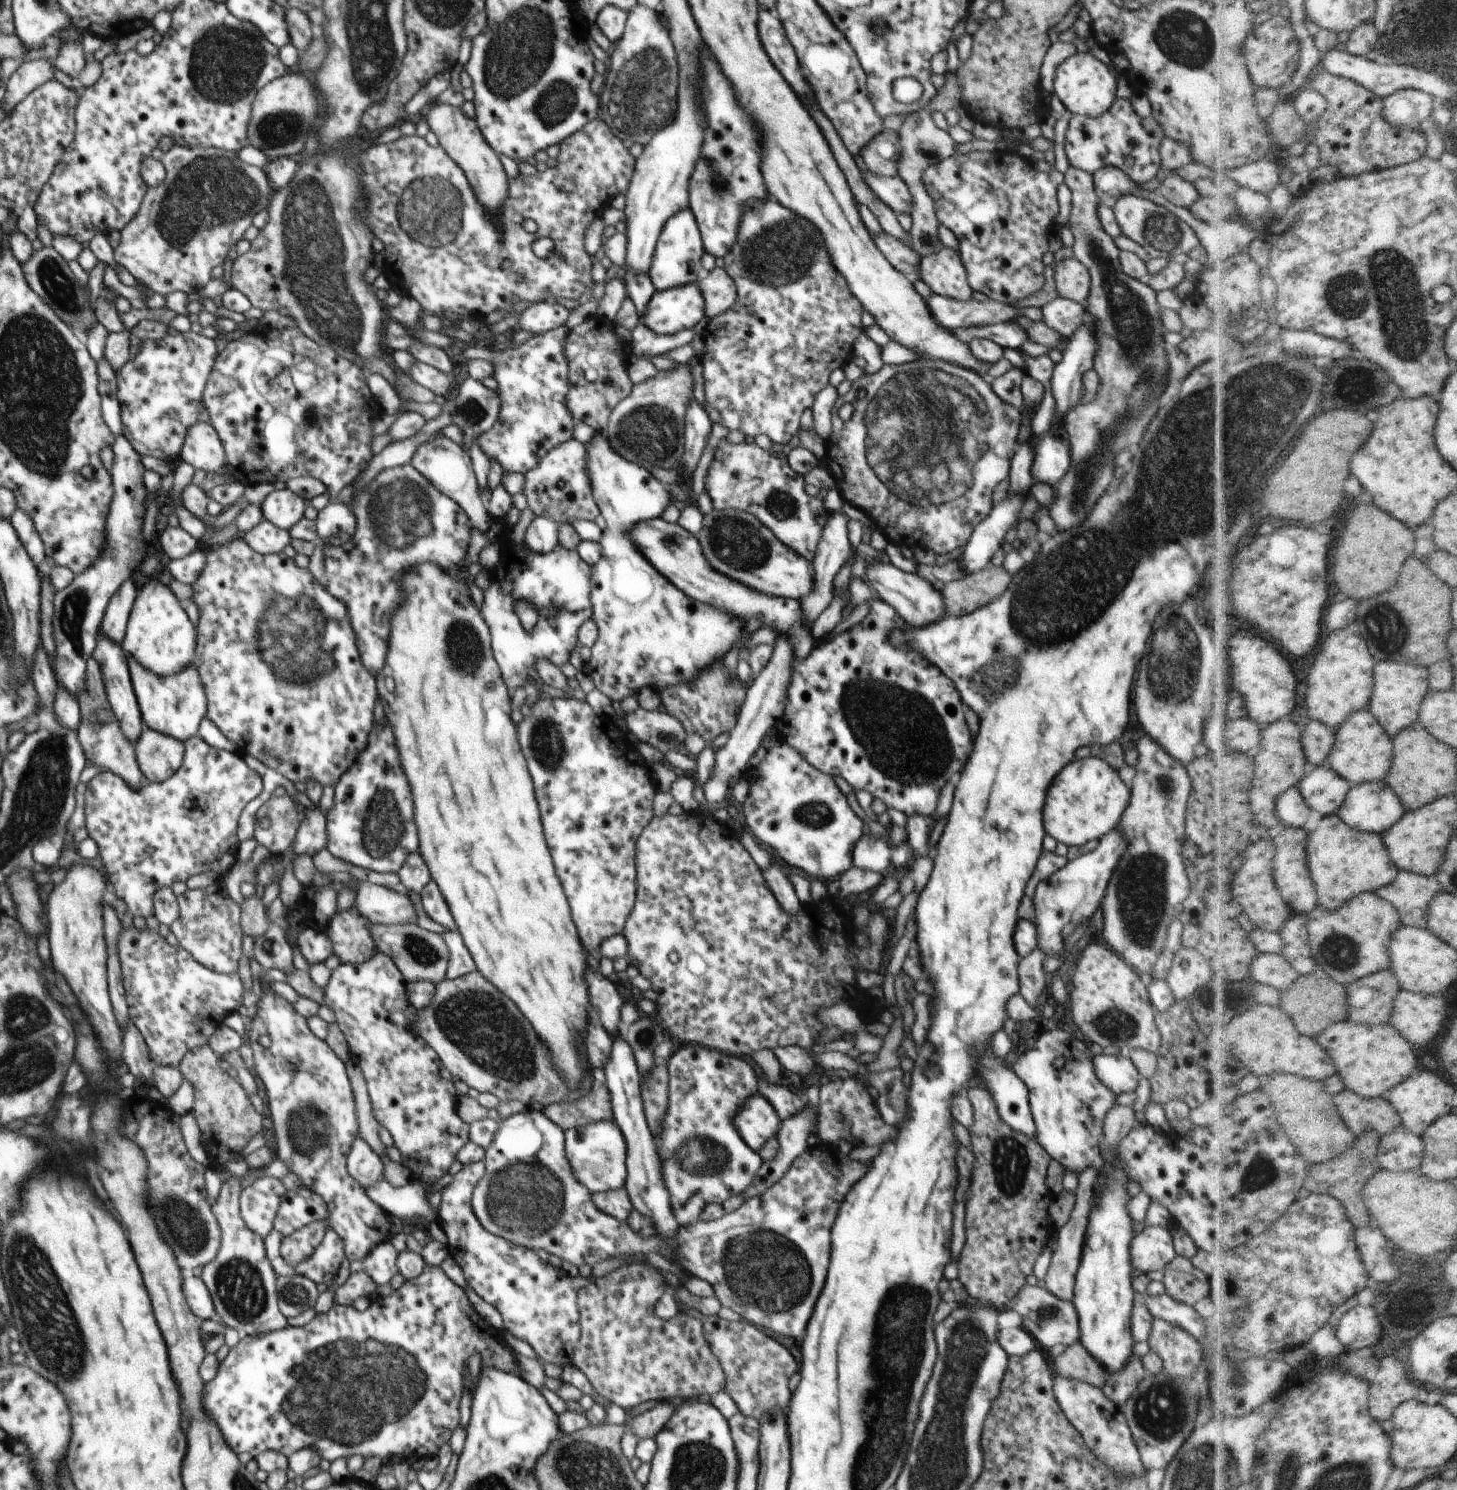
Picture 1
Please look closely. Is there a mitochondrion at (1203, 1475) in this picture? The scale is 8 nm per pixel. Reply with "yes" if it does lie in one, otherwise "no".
yes

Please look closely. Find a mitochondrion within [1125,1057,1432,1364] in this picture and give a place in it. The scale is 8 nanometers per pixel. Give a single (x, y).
(1262, 1173)

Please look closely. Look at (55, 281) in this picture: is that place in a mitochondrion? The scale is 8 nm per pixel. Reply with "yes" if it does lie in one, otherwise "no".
yes

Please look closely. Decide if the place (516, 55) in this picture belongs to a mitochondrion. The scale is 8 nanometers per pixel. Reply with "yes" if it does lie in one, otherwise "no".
yes

